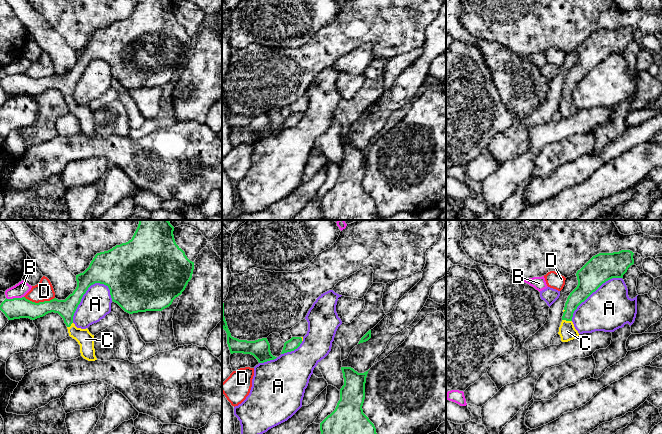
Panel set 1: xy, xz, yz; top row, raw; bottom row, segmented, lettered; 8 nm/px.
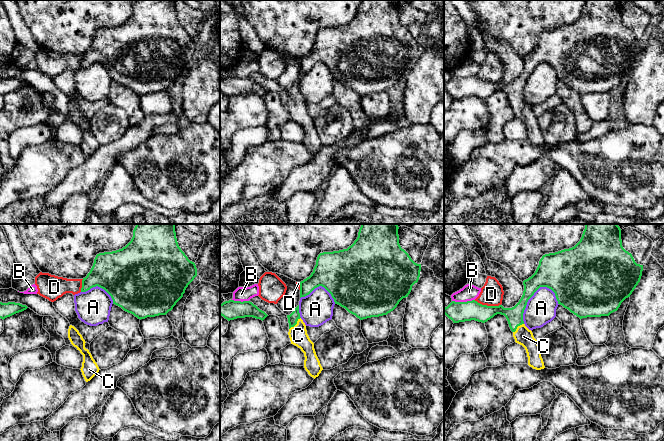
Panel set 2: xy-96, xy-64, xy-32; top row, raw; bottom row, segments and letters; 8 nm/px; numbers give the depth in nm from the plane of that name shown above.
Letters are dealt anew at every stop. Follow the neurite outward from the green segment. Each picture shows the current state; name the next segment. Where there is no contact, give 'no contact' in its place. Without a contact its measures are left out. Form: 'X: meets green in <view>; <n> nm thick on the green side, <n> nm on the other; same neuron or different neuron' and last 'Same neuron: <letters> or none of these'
A: meets green in xy; 190 nm thick on the green side, 240 nm on the other; different neuron
B: meets green in xy; 170 nm thick on the green side, 110 nm on the other; different neuron
C: meets green in yz; 120 nm thick on the green side, 140 nm on the other; same neuron
D: meets green in xy; 170 nm thick on the green side, 160 nm on the other; different neuron
Same neuron: C

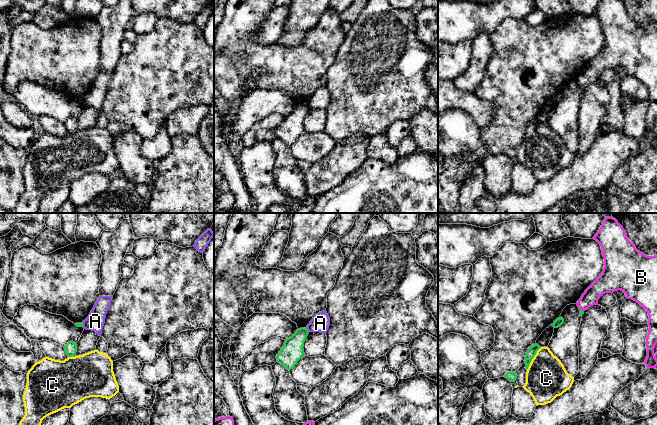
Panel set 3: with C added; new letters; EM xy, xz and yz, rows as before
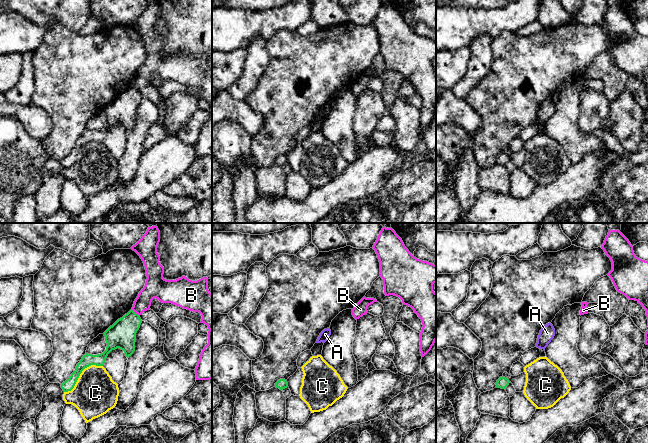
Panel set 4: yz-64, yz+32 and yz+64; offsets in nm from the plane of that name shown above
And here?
A: meets green in xz; 180 nm thick on the green side, 140 nm on the other; different neuron
B: meets green in yz; 30 nm thick on the green side, 140 nm on the other; different neuron
C: meets green in yz; 80 nm thick on the green side, 340 nm on the other; different neuron
Same neuron: none of these

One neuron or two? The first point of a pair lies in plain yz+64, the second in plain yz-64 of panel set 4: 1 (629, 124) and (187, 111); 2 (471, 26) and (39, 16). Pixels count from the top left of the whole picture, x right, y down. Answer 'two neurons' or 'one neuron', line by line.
1: two neurons
2: two neurons

